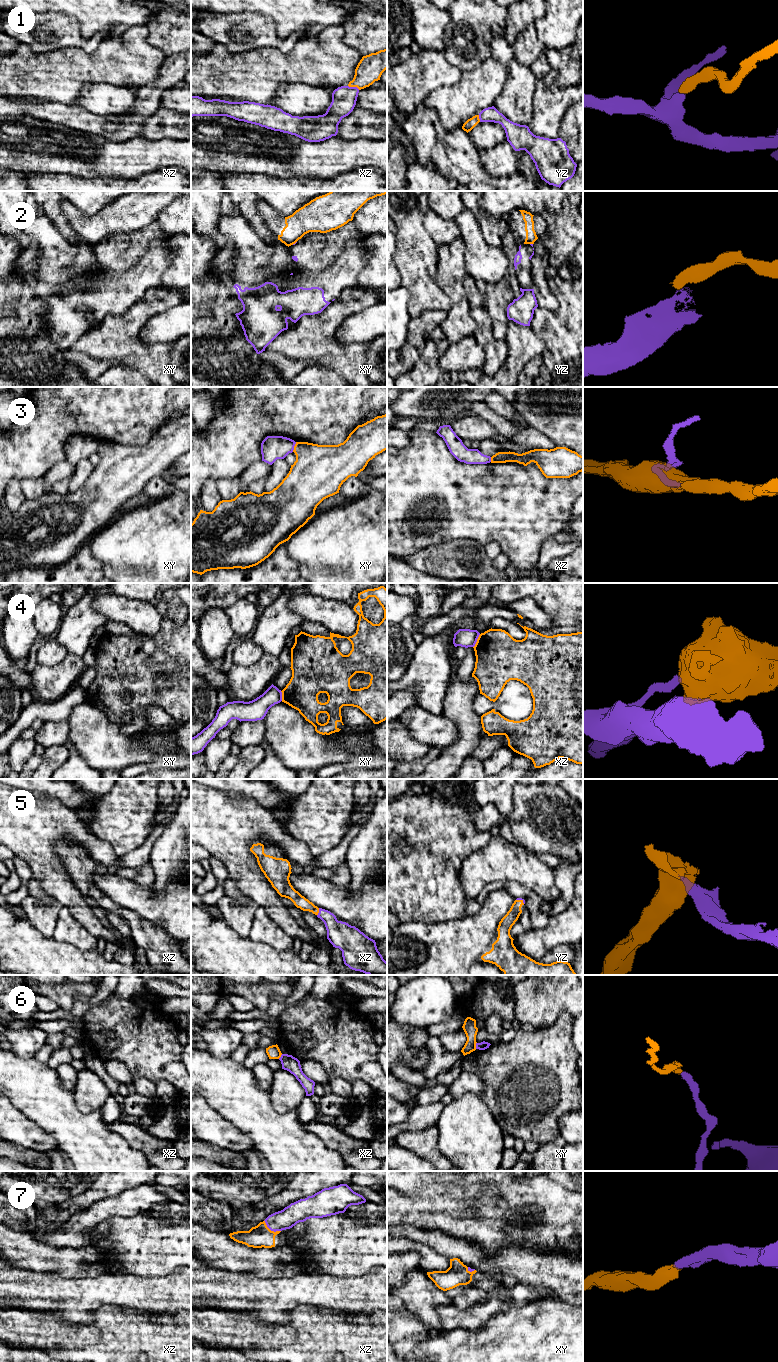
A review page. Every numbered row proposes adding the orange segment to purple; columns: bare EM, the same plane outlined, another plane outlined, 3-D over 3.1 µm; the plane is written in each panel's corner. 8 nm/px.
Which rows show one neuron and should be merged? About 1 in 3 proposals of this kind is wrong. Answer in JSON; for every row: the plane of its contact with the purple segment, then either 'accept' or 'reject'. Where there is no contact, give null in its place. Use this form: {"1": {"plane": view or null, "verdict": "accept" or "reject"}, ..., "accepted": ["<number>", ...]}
{"1": {"plane": "xz", "verdict": "accept"}, "2": {"plane": "xy", "verdict": "reject"}, "3": {"plane": "xy", "verdict": "reject"}, "4": {"plane": "xz", "verdict": "reject"}, "5": {"plane": "xz", "verdict": "accept"}, "6": {"plane": "xy", "verdict": "reject"}, "7": {"plane": "xz", "verdict": "accept"}, "accepted": ["1", "5", "7"]}

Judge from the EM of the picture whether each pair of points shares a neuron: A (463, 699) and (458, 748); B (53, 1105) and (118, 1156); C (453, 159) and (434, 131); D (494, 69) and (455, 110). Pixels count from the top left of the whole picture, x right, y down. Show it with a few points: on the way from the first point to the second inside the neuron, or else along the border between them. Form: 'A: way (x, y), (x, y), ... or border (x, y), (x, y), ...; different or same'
A: way (463, 711), (464, 736); same
B: way (69, 1121), (102, 1154); same
C: way (452, 152), (438, 138); same
D: way (486, 79), (465, 100); same

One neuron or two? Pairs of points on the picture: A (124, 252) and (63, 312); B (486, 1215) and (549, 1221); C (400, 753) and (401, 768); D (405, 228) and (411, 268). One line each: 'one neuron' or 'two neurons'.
A: one neuron
B: one neuron
C: two neurons
D: one neuron

